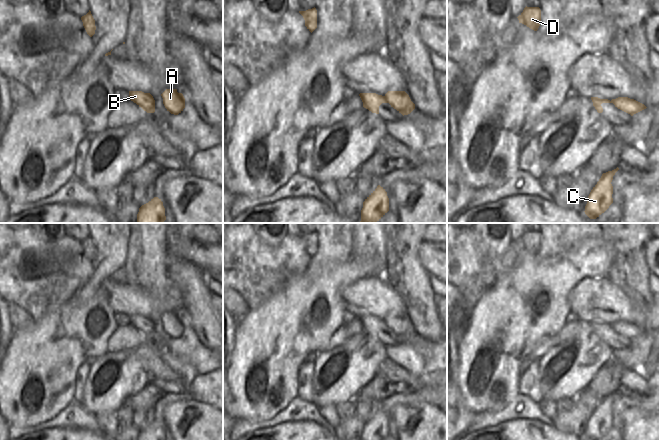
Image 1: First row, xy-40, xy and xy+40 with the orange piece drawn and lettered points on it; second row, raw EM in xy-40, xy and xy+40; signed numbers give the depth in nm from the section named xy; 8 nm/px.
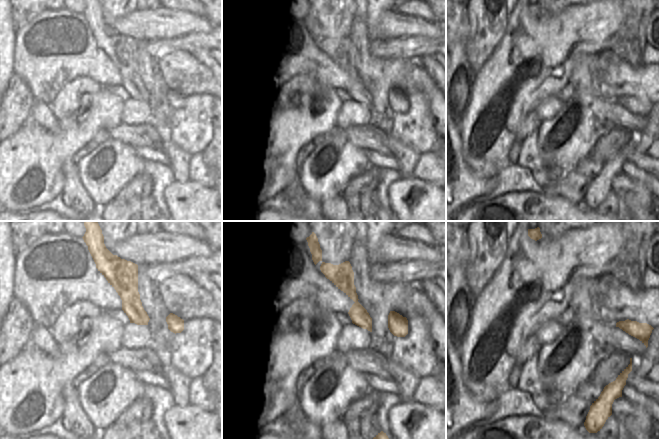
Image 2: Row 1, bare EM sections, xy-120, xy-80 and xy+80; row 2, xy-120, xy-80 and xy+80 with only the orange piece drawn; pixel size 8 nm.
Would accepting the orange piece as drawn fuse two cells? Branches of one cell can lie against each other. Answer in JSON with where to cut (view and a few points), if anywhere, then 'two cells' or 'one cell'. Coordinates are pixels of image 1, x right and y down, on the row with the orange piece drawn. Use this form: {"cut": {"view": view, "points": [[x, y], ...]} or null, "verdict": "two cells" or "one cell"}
{"cut": {"view": "xy", "points": [[384, 96], [388, 102]]}, "verdict": "two cells"}

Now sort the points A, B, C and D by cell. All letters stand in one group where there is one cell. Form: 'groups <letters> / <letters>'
groups A C / B D

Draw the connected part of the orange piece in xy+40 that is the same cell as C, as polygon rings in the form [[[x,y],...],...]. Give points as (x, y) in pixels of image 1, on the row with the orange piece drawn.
[[[617,167],[612,171],[603,173],[597,184],[591,190],[584,211],[590,219],[599,217],[613,203],[613,186],[611,182],[618,170],[619,168]]]

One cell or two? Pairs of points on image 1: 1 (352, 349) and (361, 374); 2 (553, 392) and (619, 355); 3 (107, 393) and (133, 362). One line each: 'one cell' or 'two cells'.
1: one cell
2: two cells
3: one cell

